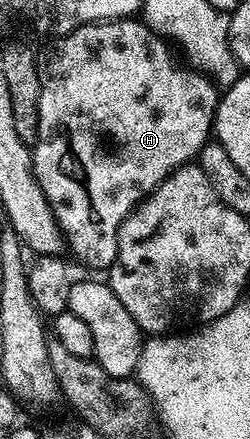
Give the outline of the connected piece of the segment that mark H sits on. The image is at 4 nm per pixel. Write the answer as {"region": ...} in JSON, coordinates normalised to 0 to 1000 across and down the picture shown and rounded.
{"region":[[[480,43],[440,52],[368,52],[296,66],[264,84],[232,87],[216,96],[220,114],[156,162],[164,189],[164,226],[156,228],[156,321],[132,335],[132,364],[140,369],[140,403],[156,410],[164,435],[180,435],[188,460],[204,465],[212,490],[228,499],[236,519],[276,567],[288,567],[364,613],[440,615],[460,601],[468,554],[476,551],[476,522],[492,506],[524,492],[532,478],[584,451],[592,440],[616,437],[652,410],[700,392],[724,376],[776,369],[812,333],[828,328],[852,303],[860,273],[860,244],[876,237],[880,205],[824,166],[748,153],[732,159],[700,141],[684,123],[688,105],[636,77],[616,75],[600,62],[556,43]]]}

